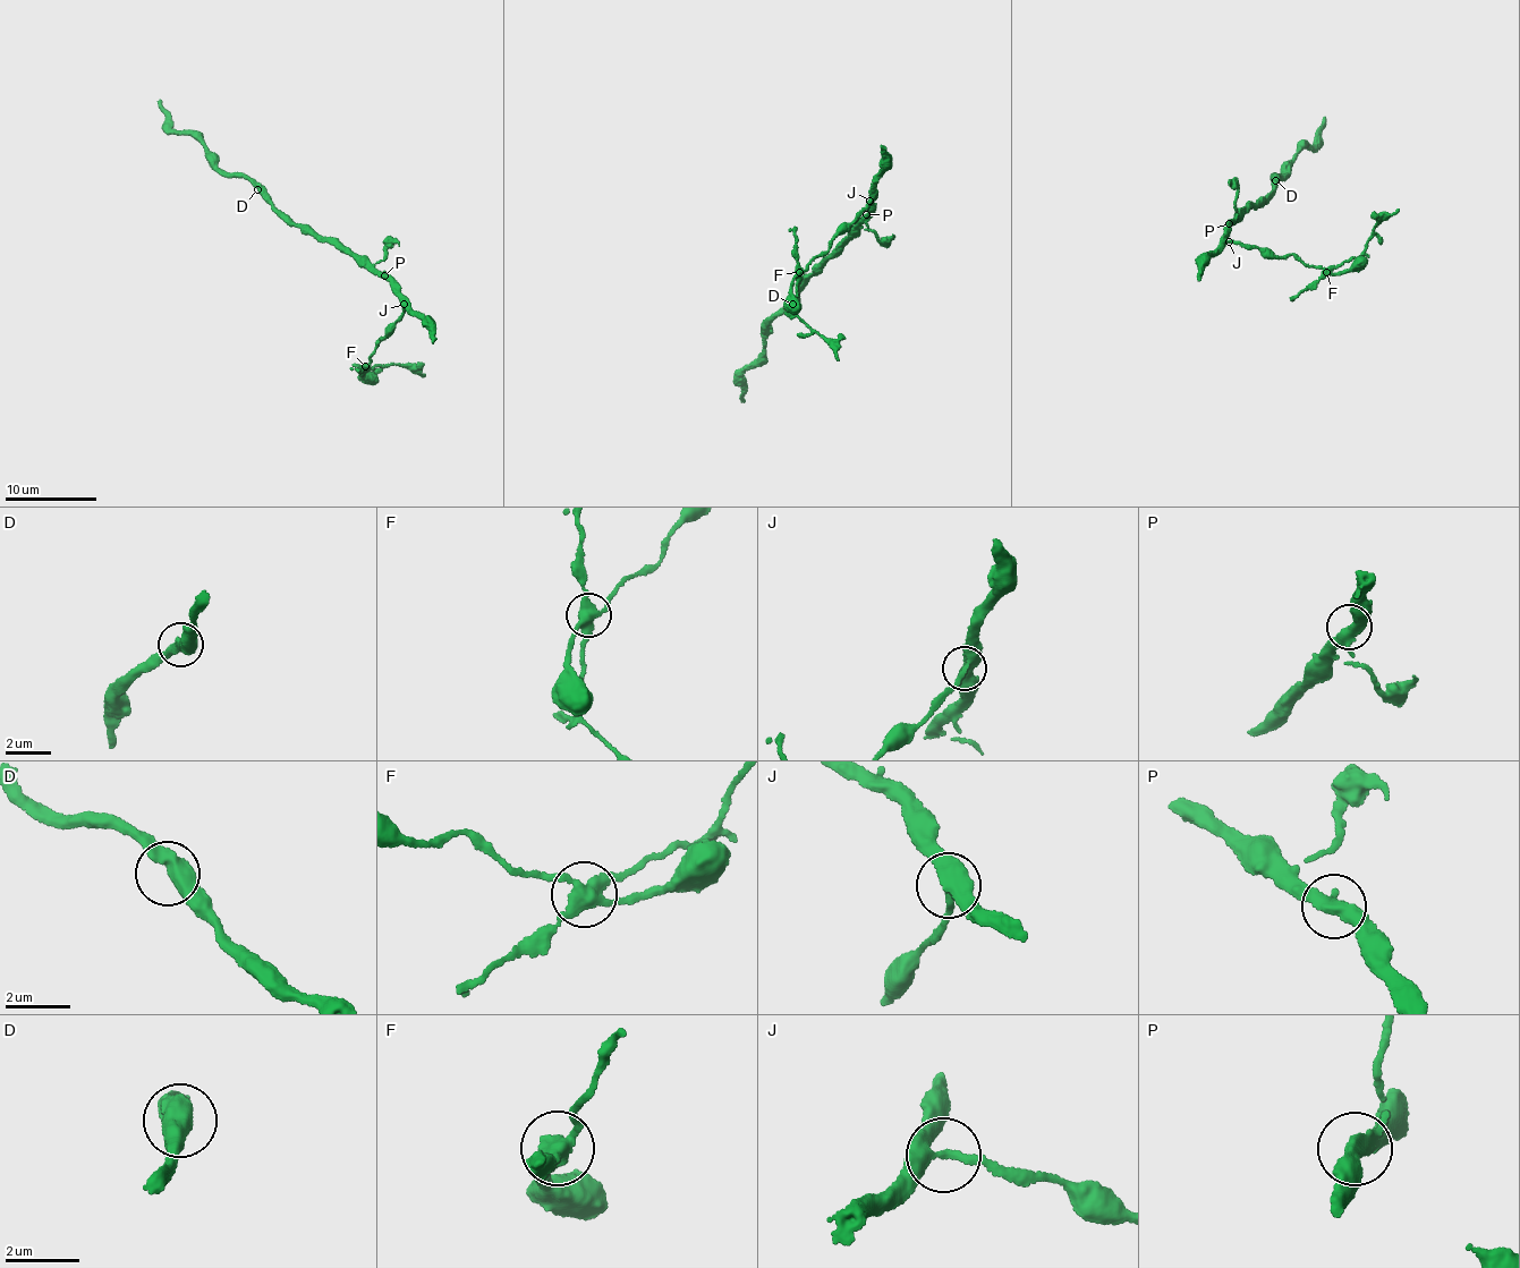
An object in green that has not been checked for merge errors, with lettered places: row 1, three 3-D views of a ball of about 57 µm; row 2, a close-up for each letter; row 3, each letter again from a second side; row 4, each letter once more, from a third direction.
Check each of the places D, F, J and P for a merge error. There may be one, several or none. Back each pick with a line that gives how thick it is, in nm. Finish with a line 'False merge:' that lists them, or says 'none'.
F: Thickness 400 nm
False merge: F

